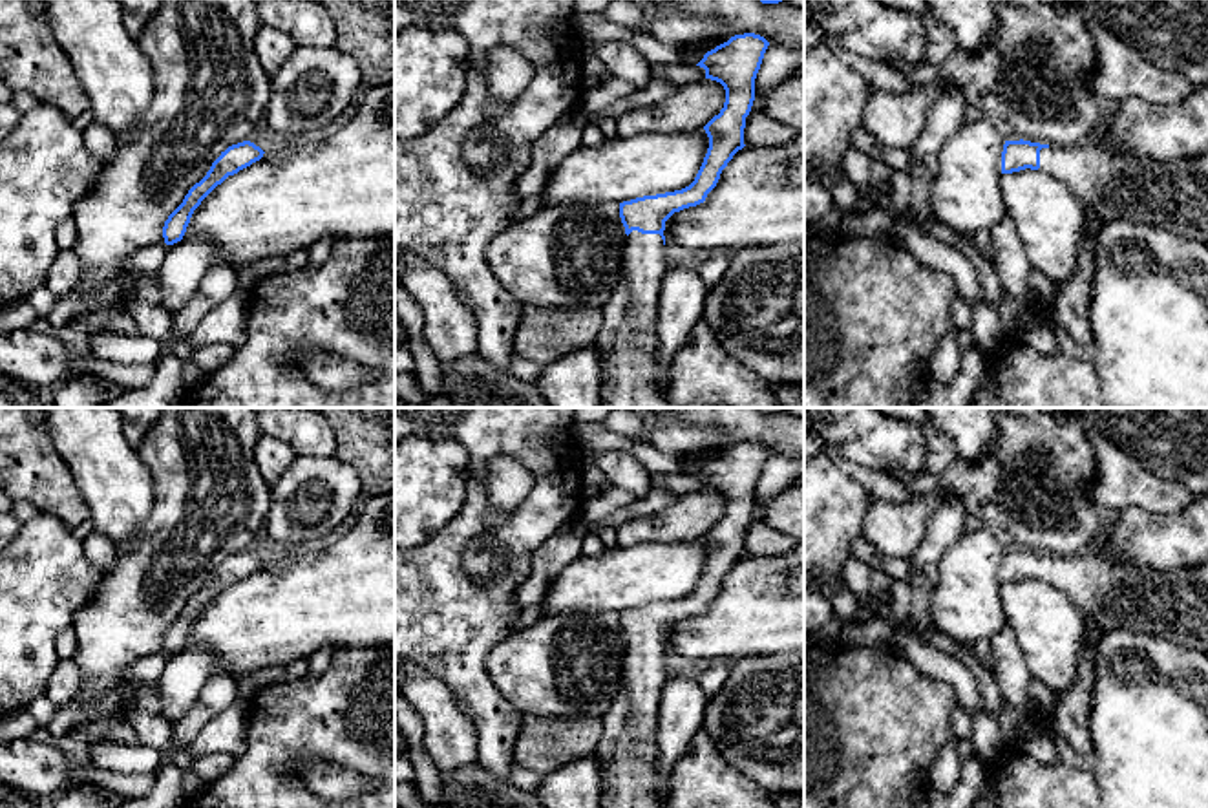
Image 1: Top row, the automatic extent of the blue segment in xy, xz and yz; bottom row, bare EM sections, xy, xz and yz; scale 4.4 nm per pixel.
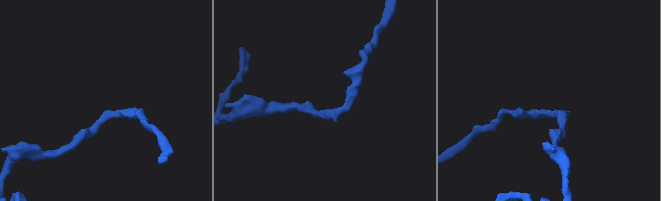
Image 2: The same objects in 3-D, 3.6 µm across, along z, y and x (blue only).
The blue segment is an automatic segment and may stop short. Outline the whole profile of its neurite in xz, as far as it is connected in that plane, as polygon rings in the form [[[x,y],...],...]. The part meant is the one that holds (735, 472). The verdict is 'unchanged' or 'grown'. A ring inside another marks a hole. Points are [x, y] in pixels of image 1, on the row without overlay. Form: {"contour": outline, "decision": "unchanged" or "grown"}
{"contour": [[[755,442],[735,444],[696,473],[726,499],[726,512],[705,536],[709,558],[694,590],[674,601],[620,612],[625,636],[623,676],[601,720],[594,755],[601,768],[601,808],[667,808],[669,786],[656,773],[660,693],[669,678],[665,631],[705,611],[722,579],[742,559],[755,488],[769,452]]], "decision": "grown"}

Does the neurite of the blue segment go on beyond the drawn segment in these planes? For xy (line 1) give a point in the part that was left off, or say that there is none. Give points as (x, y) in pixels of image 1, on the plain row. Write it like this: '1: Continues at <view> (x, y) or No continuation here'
1: No continuation here

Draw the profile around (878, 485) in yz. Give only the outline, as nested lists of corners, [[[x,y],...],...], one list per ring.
[[[839,457],[837,466],[855,479],[868,494],[870,499],[883,499],[892,503],[903,503],[916,495],[903,484],[901,479],[892,479],[883,472],[864,468],[846,457]]]

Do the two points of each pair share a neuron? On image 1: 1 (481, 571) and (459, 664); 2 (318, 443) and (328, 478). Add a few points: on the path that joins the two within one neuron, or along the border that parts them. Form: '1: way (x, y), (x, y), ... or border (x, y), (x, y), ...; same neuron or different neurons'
1: border (470, 540), (463, 554), (463, 567), (483, 585); different neurons
2: border (333, 456), (307, 457); different neurons

